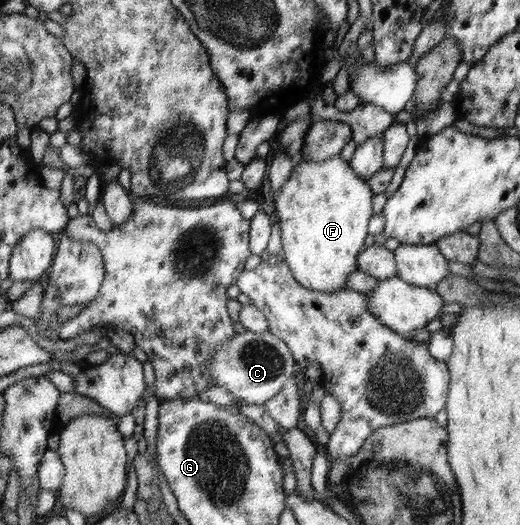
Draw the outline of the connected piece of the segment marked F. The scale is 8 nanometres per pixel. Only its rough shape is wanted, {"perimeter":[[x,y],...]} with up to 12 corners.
{"perimeter":[[341,157],[294,159],[275,196],[283,261],[346,288],[374,192]]}

